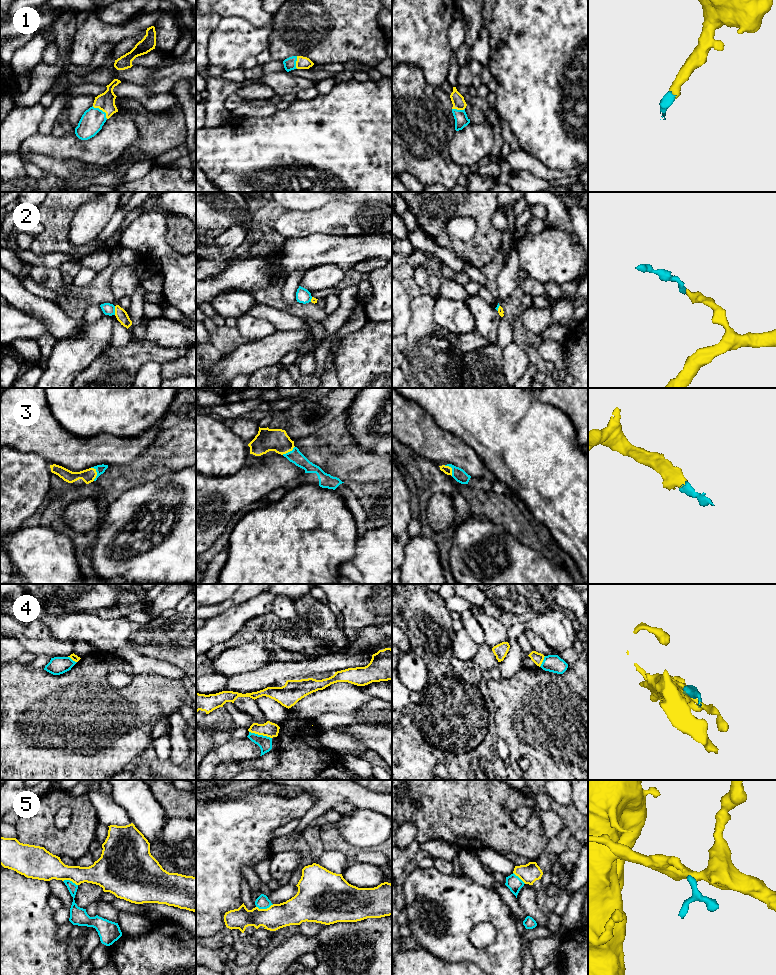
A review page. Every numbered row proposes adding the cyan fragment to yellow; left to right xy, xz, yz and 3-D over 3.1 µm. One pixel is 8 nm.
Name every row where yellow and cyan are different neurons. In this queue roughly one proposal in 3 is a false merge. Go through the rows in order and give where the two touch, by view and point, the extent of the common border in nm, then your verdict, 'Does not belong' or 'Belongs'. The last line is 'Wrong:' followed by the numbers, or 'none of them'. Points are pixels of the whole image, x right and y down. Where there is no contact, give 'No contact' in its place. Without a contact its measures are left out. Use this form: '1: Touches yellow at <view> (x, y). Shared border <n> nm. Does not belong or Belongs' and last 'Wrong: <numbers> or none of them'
1: Touches yellow at xy (101, 109). Shared border 160 nm. Belongs
2: Touches yellow at xy (115, 310). Shared border 70 nm. Belongs
3: Touches yellow at xy (96, 473). Shared border 110 nm. Belongs
4: Touches yellow at xz (260, 734). Shared border 190 nm. Does not belong
5: Touches yellow at xz (264, 909). Shared border 150 nm. Does not belong
Wrong: 4, 5

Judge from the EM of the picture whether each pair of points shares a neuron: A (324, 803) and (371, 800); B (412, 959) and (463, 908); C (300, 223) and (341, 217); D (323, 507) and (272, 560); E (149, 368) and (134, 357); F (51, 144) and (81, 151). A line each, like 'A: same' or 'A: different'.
A: same
B: different
C: same
D: same
E: different
F: same

